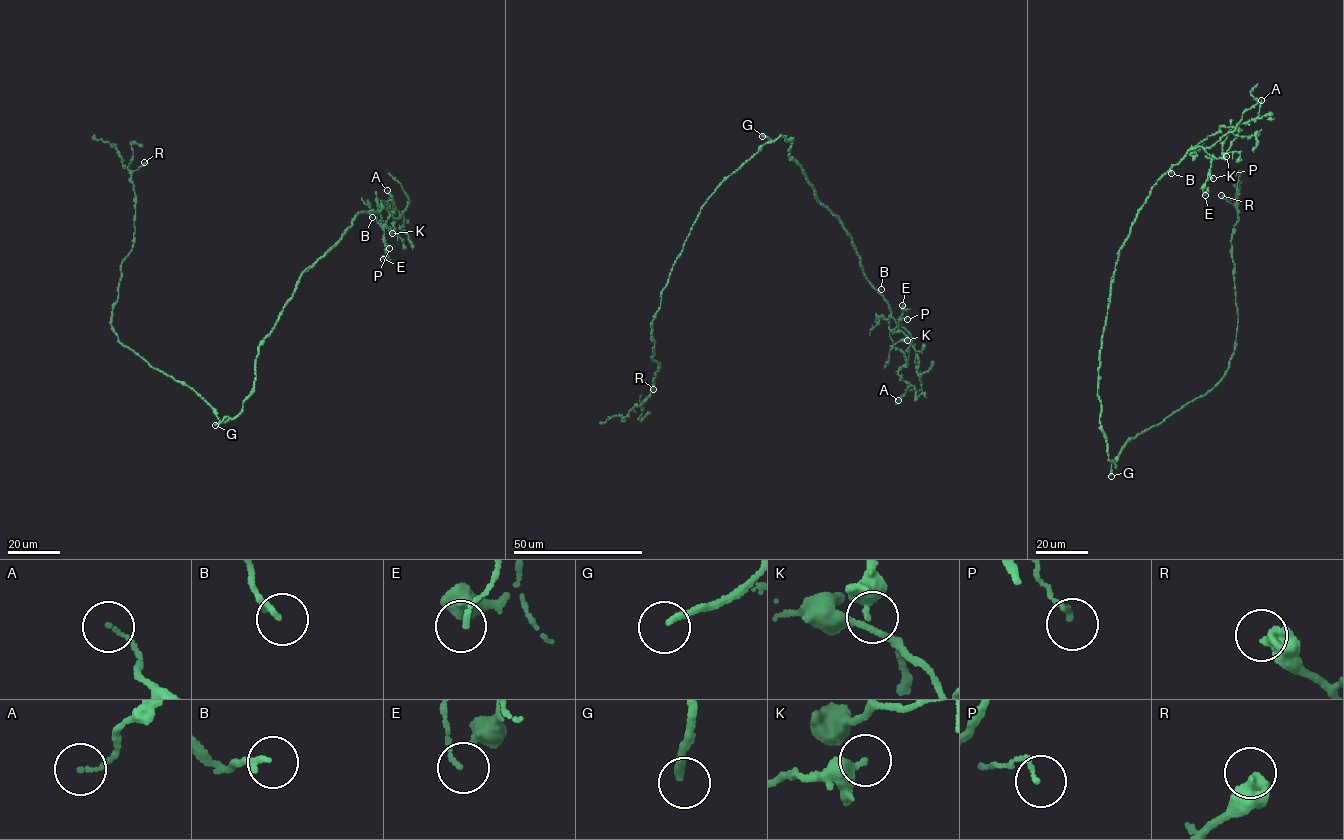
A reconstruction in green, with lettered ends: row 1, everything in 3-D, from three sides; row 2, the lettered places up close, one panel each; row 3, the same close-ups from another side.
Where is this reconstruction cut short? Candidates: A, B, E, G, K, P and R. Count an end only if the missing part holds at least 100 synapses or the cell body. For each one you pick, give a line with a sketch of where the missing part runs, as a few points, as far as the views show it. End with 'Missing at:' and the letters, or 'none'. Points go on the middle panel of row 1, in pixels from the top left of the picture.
G: course (762, 136), (737, 119)
Missing at: G

